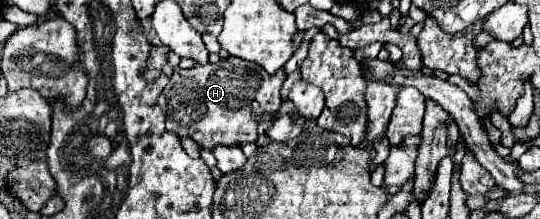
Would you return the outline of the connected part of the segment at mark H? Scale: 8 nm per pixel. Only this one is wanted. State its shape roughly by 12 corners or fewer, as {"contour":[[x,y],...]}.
{"contour":[[236,56],[174,72],[166,130],[206,150],[256,142],[284,70]]}

